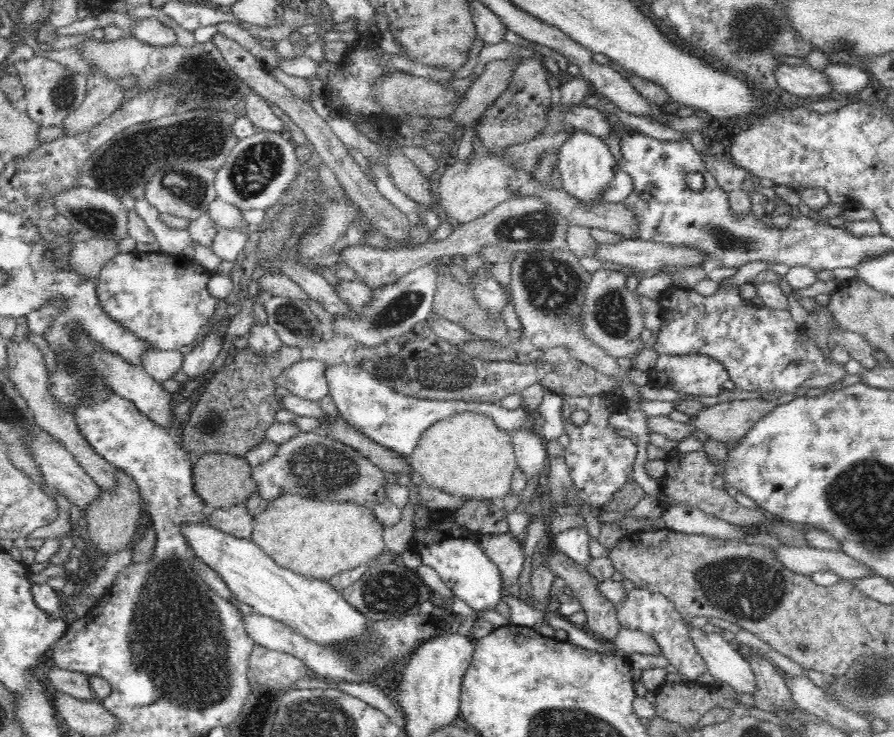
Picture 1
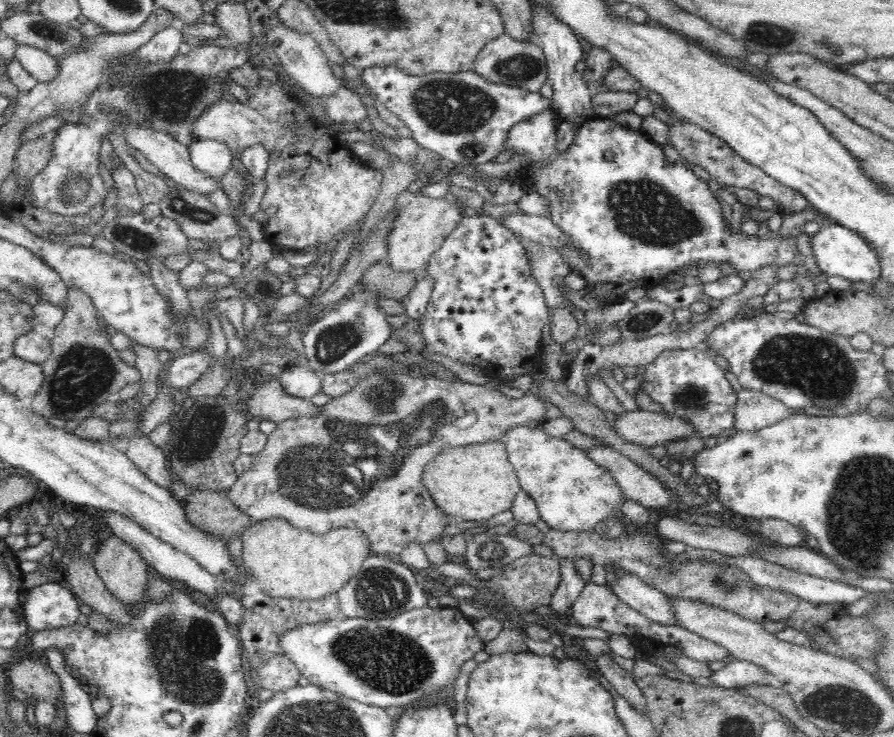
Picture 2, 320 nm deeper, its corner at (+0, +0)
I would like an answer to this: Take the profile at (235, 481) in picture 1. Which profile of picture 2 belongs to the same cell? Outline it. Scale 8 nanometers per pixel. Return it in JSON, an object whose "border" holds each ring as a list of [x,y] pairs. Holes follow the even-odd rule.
{"border":[[[193,490],[185,498],[185,503],[186,521],[224,543],[246,532],[254,523],[248,515],[236,509],[236,505],[226,497],[226,491]]]}

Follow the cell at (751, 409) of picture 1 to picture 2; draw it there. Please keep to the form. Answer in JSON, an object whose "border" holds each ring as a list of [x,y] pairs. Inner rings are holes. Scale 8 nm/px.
{"border":[[[640,409],[616,414],[610,423],[620,439],[645,447],[665,445],[670,440],[694,433],[694,427],[682,419]]]}

